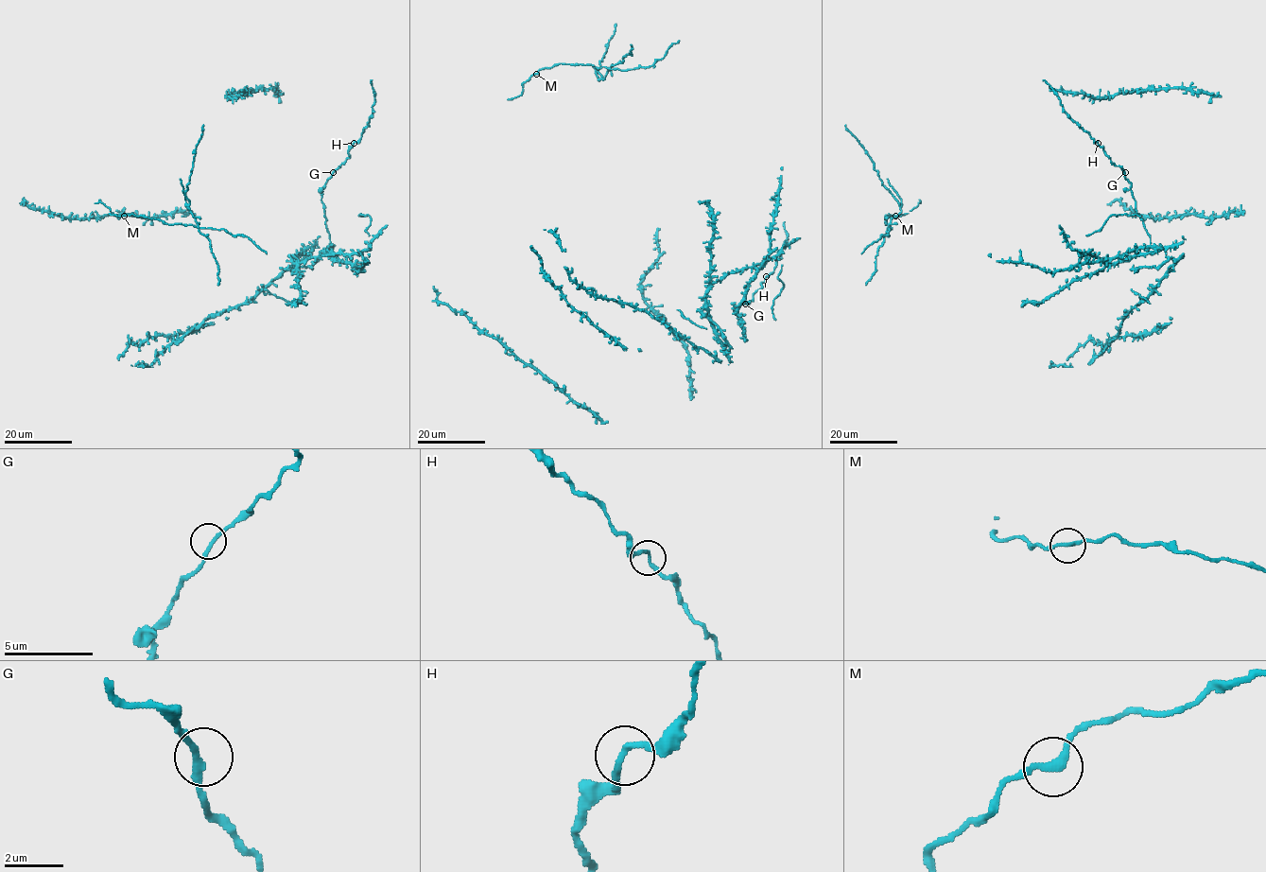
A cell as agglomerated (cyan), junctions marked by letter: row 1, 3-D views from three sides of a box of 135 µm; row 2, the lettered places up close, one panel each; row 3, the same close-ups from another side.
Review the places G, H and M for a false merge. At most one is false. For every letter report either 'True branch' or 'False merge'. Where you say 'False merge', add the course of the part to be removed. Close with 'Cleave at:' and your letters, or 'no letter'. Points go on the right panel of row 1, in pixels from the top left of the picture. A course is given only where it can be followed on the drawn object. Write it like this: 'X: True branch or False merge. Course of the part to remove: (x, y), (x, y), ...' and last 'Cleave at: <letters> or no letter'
G: True branch
H: True branch
M: True branch
Cleave at: no letter

